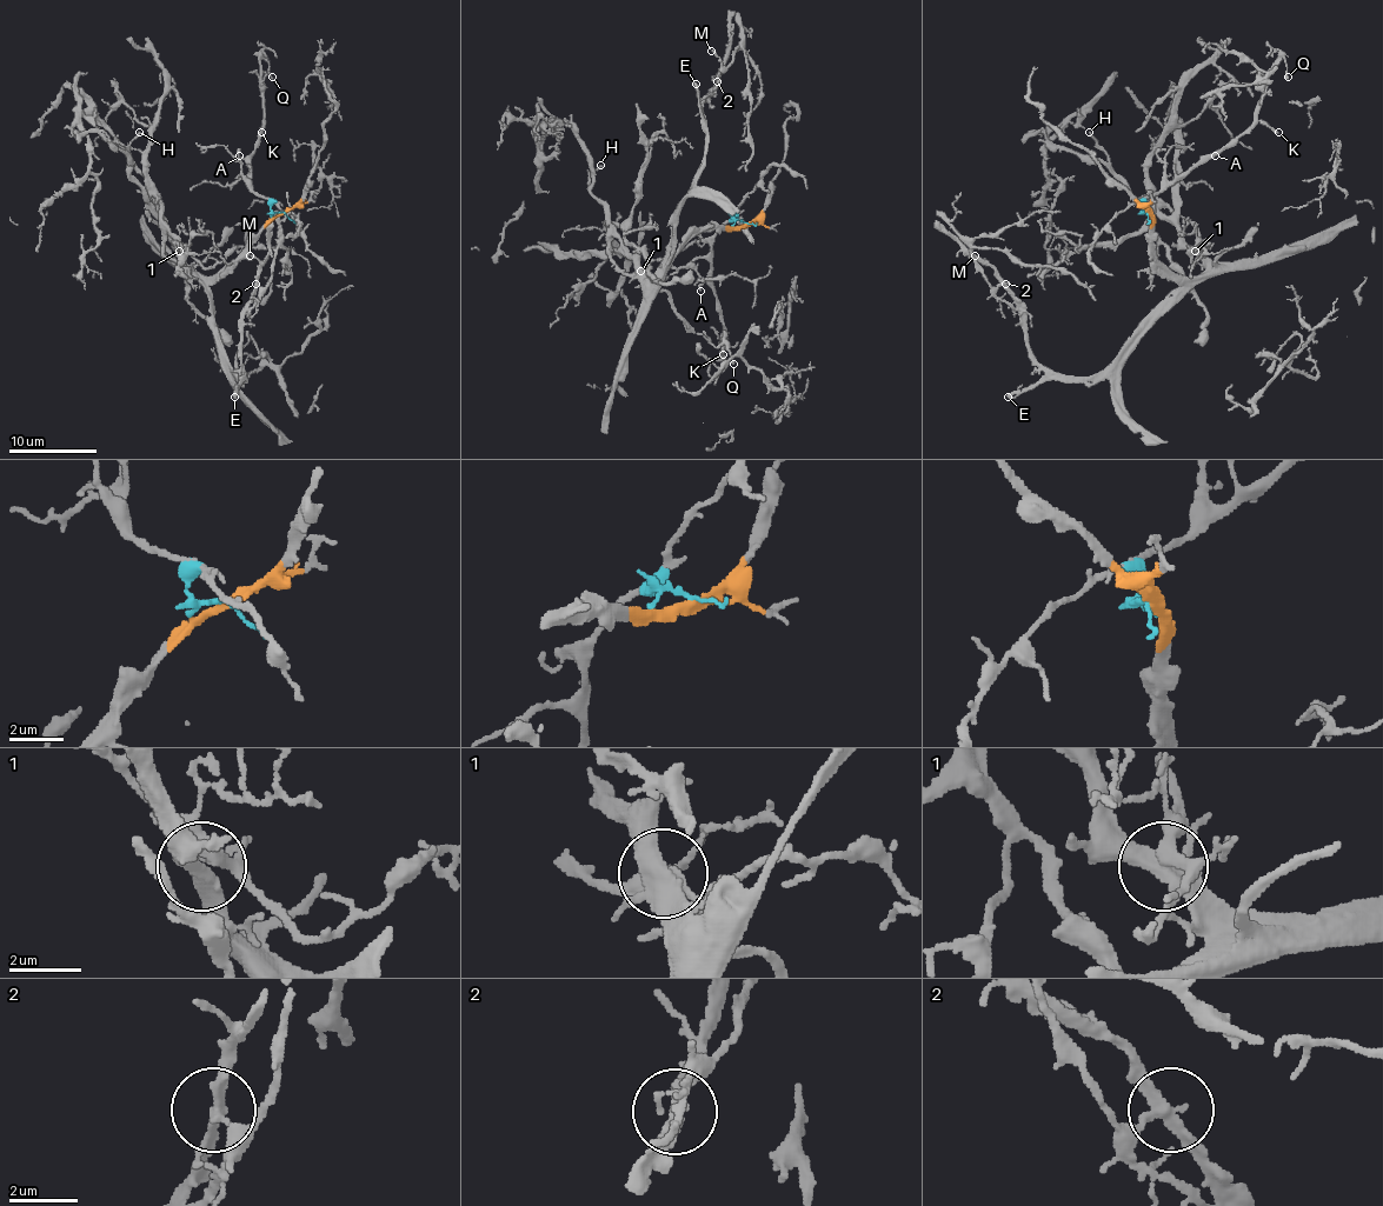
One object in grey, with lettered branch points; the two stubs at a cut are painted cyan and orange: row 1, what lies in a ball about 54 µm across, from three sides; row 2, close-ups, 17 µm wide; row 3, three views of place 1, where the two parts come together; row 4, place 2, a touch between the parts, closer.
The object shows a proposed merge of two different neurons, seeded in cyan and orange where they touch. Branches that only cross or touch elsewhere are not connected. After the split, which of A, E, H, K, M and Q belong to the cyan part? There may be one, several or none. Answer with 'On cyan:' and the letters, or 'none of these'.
On cyan: A, K, Q

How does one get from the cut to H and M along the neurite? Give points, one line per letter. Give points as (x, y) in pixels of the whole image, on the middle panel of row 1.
H: (746, 225), (700, 230), (670, 267), (647, 278), (591, 192), (591, 175), (599, 164)
M: (746, 225), (698, 227), (672, 254), (678, 204), (703, 164), (703, 100), (716, 87), (719, 61), (711, 51)

